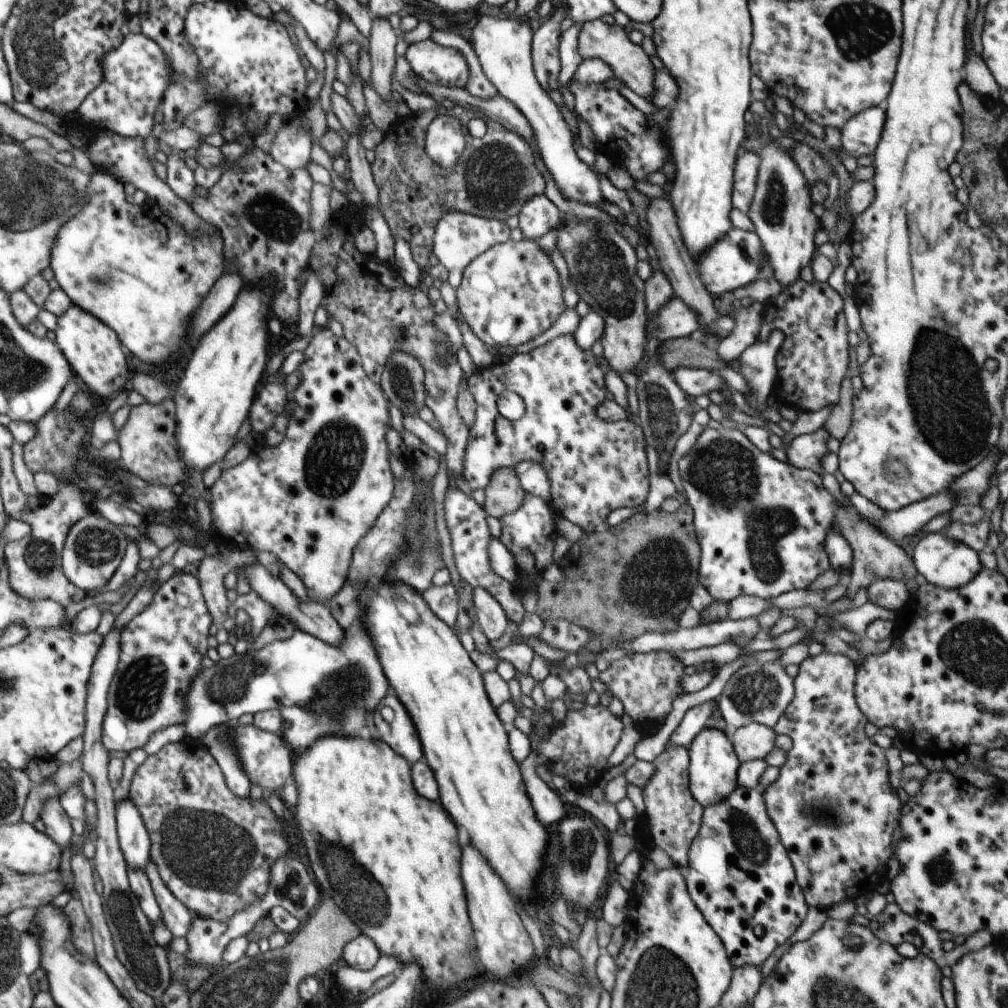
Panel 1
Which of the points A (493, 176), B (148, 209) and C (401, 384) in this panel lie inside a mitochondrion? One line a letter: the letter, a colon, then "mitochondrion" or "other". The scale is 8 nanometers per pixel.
A: mitochondrion
B: other
C: mitochondrion

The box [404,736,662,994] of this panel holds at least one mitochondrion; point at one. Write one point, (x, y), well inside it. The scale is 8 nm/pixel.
(579, 856)

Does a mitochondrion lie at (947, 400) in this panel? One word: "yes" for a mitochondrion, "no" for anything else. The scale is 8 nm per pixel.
yes

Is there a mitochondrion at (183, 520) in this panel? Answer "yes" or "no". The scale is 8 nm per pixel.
no

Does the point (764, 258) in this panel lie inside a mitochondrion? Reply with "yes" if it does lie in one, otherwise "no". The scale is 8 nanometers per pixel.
no

